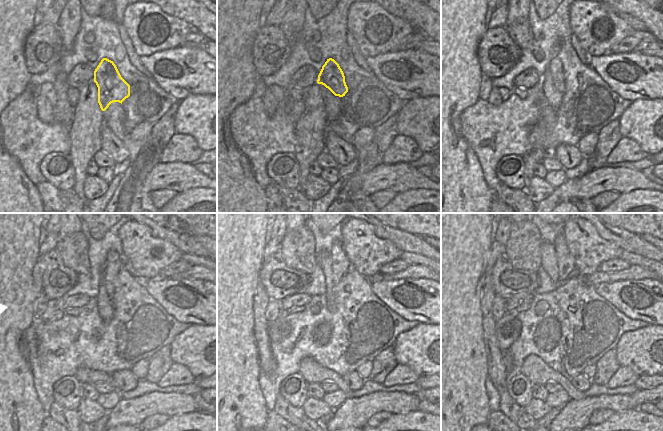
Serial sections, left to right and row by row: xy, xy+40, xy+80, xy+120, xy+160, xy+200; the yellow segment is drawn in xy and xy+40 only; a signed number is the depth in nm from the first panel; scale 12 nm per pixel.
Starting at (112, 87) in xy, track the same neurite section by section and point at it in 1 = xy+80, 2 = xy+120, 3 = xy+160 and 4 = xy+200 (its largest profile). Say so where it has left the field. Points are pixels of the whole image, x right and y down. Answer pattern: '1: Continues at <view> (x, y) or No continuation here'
1: Continues at xy+80 (555, 66)
2: Continues at xy+120 (114, 263)
3: Continues at xy+160 (340, 262)
4: Continues at xy+200 (565, 261).

